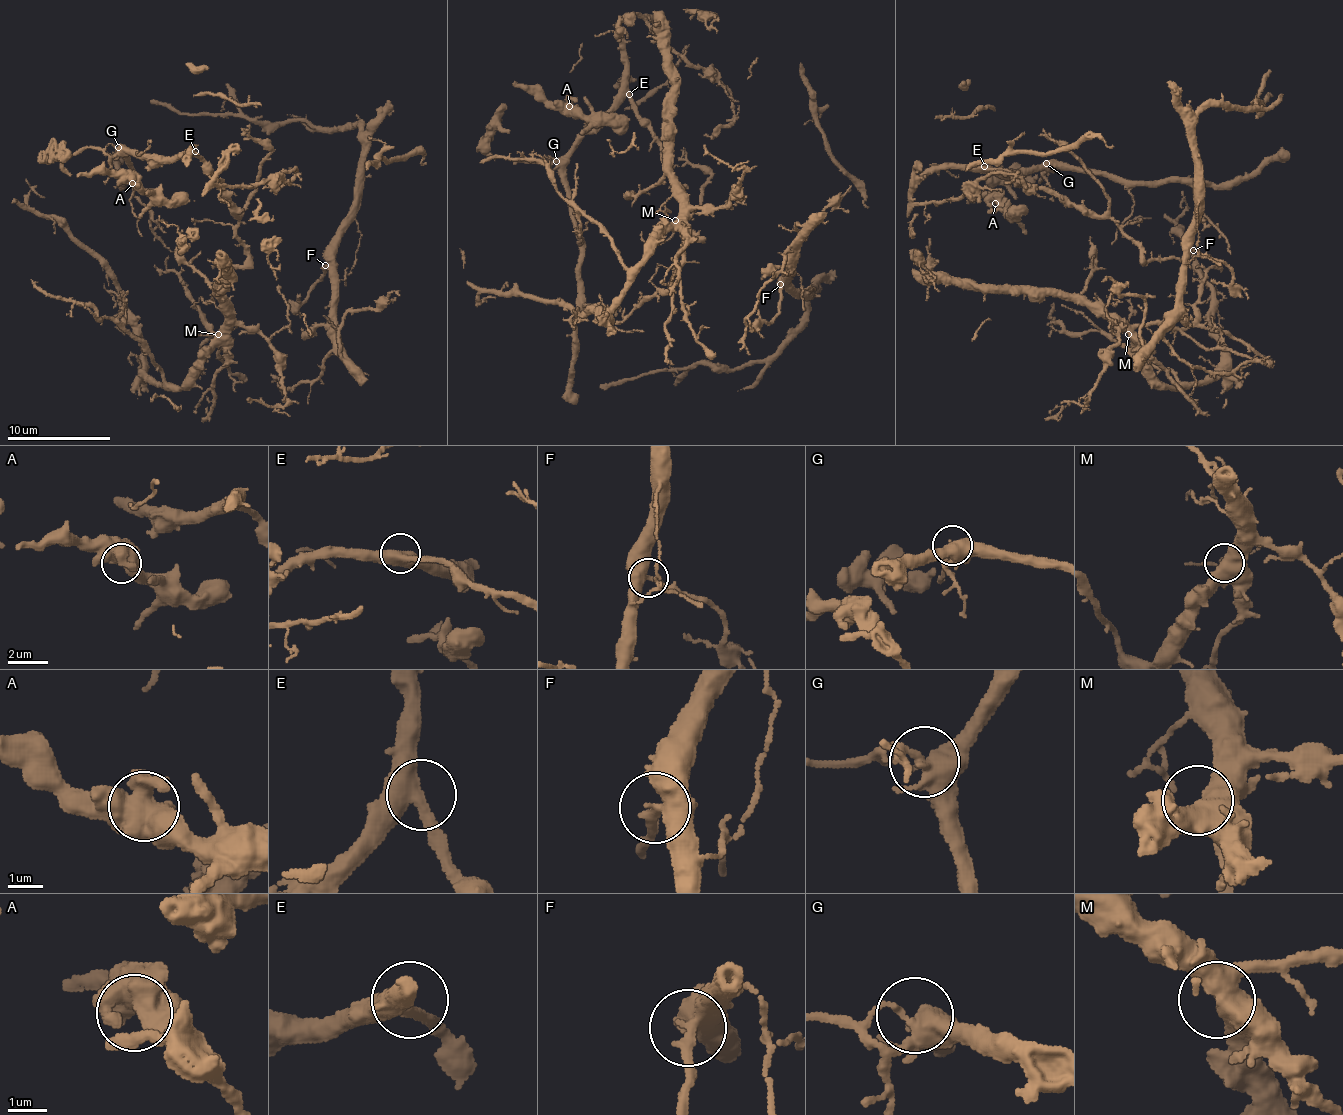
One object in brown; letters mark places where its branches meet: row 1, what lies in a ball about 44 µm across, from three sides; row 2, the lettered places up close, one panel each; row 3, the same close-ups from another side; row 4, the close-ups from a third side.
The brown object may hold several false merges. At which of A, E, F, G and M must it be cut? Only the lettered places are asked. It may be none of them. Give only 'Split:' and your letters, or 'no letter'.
Split: no letter

